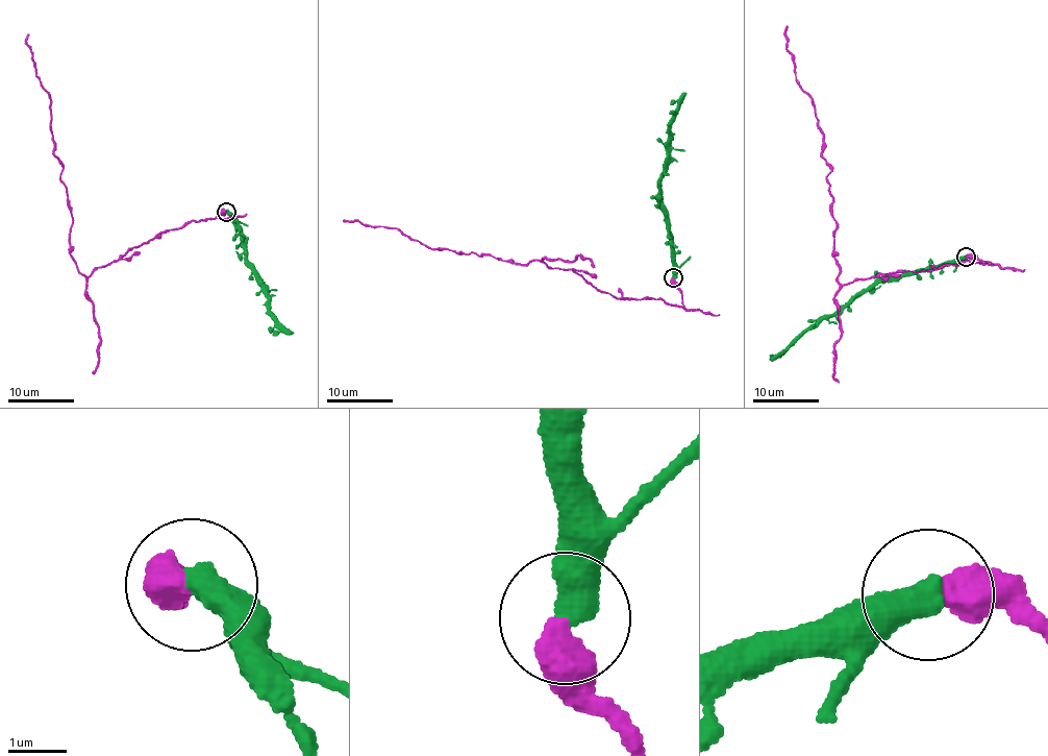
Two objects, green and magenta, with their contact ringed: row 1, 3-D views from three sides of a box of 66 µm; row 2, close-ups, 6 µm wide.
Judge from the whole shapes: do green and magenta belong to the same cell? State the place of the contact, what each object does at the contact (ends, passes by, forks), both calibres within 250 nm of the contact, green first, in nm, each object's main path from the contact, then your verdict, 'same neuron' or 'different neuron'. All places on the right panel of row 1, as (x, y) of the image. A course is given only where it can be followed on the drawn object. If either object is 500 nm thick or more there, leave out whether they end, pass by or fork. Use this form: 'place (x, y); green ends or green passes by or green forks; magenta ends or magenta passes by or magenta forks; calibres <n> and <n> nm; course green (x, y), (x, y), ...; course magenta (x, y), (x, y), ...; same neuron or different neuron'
place (966, 257); calibres 550 and 480 nm; course green (967, 257), (893, 276), (863, 291), (840, 311), (824, 316), (772, 359); course magenta (967, 257), (993, 264), (967, 260), (840, 285), (830, 167), (814, 102), (787, 49), (787, 25); different neuron

